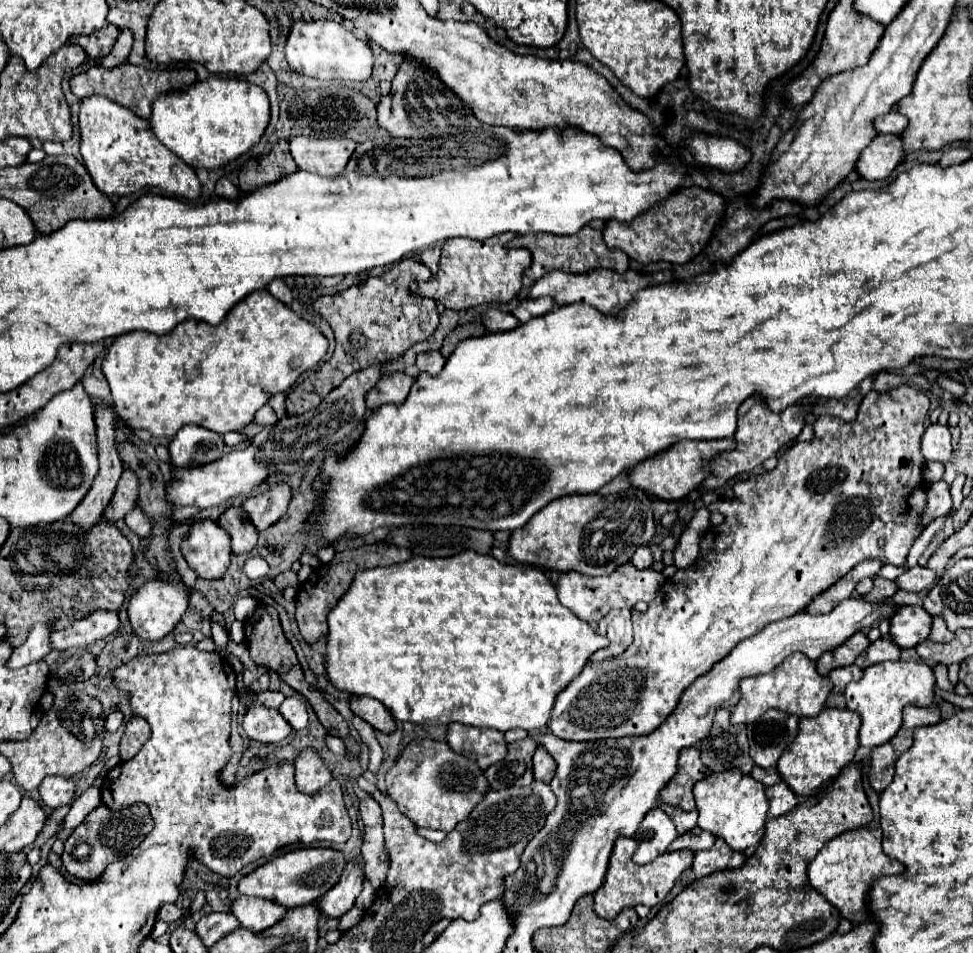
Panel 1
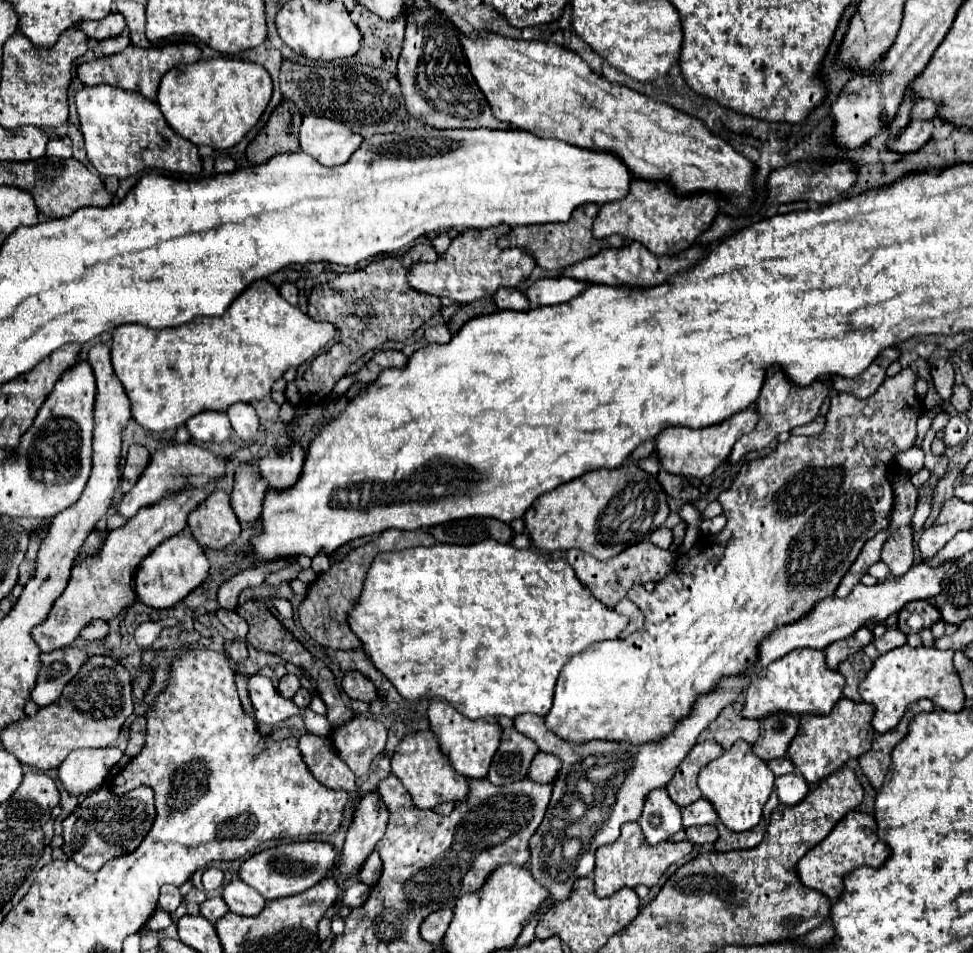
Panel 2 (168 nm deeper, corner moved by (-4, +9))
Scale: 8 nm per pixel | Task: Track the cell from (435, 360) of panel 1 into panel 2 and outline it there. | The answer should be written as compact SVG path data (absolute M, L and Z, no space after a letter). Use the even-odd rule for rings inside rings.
M437 324L425 330L425 340L431 344L447 344L451 340L451 332L447 324Z

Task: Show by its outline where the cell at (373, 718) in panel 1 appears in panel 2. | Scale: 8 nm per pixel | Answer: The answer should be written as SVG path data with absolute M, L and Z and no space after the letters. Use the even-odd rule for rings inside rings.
M349 670L343 674L341 686L349 698L363 700L363 702L373 702L377 698L377 688L375 684L363 676L359 670Z

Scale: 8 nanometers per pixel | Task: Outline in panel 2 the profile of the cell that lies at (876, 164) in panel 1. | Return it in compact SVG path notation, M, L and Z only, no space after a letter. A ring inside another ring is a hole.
M913 120L909 128L901 132L901 140L897 140L897 144L887 144L887 148L893 152L901 152L901 154L917 152L923 144L931 140L931 132L933 132L931 120Z

